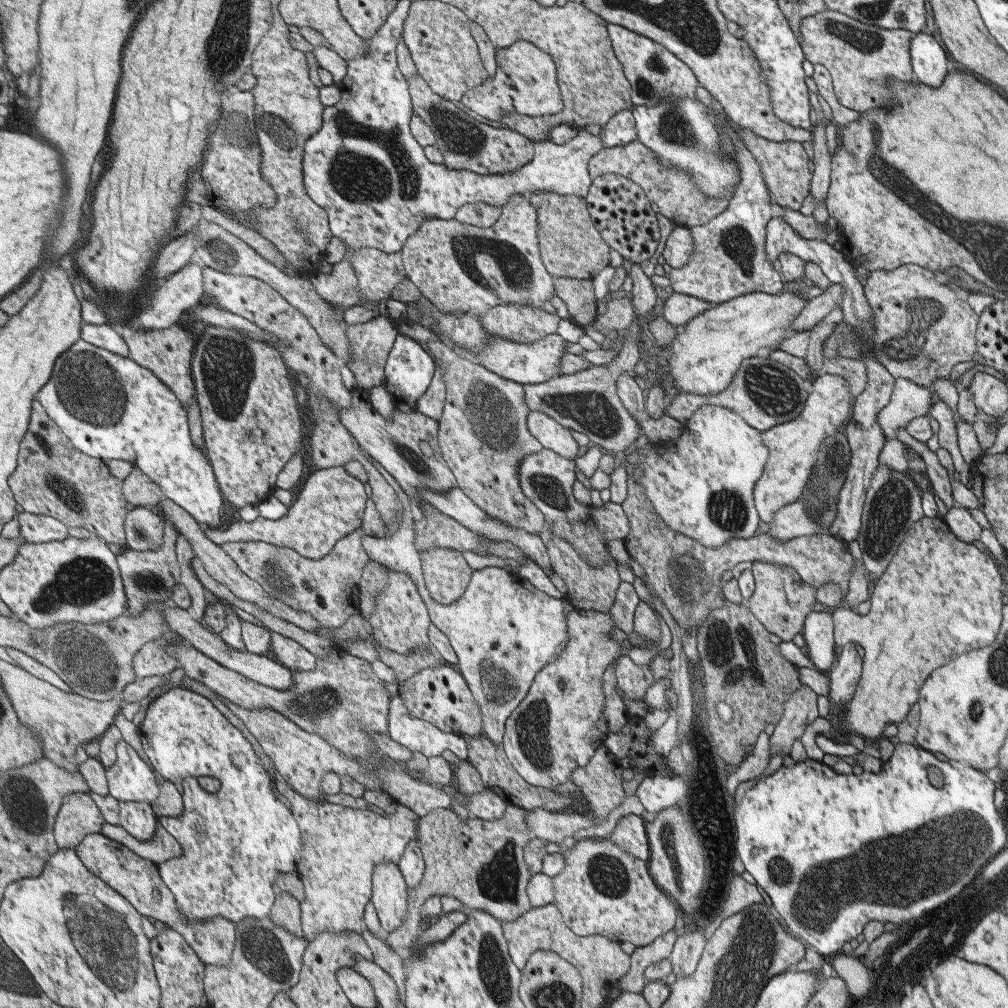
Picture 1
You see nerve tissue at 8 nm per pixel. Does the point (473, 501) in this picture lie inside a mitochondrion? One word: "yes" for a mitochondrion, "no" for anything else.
no

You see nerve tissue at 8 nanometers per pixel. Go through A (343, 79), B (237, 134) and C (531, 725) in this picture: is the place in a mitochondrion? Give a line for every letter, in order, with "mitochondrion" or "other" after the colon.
A: other
B: mitochondrion
C: mitochondrion

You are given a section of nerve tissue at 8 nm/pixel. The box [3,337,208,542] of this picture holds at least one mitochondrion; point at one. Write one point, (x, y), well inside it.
(90, 391)

